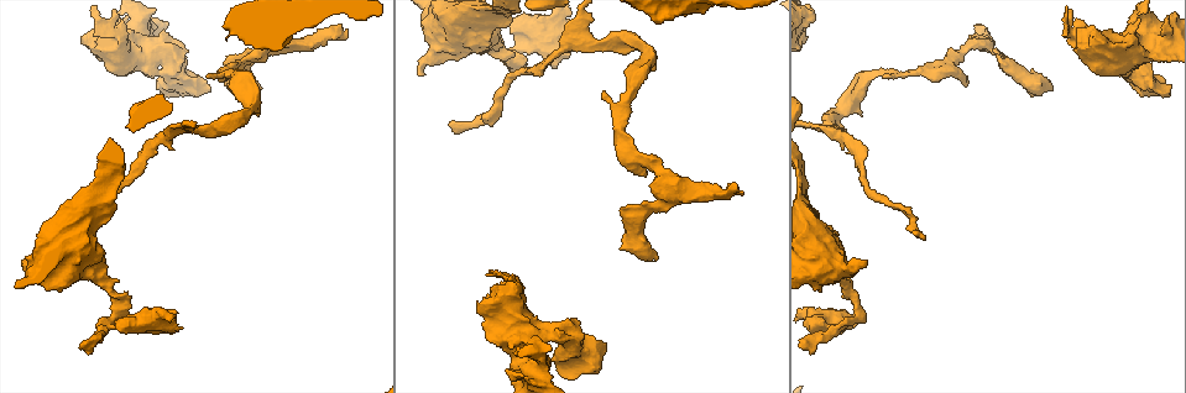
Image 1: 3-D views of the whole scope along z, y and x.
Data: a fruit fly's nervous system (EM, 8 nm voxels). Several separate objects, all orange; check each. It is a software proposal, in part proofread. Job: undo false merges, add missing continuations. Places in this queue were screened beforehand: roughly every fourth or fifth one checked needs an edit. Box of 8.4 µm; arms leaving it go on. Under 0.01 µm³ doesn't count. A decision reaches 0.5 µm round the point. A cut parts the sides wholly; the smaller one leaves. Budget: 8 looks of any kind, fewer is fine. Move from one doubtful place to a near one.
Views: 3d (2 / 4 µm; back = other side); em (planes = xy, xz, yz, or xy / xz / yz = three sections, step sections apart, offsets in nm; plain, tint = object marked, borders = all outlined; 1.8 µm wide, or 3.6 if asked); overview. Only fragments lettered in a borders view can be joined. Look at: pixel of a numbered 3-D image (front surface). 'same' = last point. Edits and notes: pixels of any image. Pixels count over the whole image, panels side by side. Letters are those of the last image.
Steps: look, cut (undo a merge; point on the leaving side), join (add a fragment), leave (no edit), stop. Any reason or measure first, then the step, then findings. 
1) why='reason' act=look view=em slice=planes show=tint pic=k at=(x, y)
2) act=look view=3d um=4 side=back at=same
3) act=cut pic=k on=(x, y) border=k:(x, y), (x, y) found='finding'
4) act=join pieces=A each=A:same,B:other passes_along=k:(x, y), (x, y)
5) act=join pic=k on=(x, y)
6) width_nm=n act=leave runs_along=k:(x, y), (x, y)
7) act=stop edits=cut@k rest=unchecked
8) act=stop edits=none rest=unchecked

why='thick turns thin' act=look view=3d um=4 pic=1 at=(845, 270)

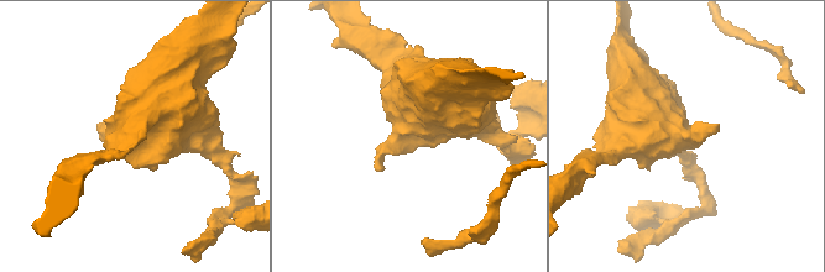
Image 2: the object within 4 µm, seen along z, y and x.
why='need the tissue' act=look view=em um=3.6 slice=planes show=borders pic=2 at=(393, 141)

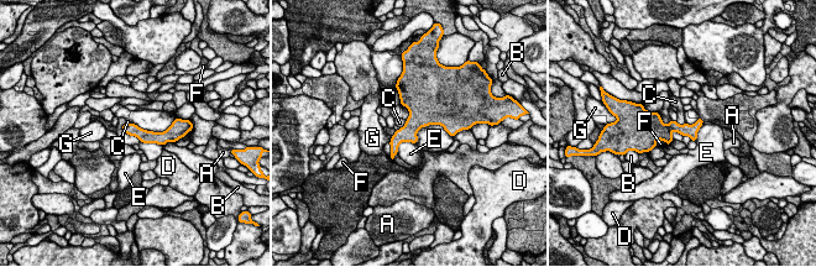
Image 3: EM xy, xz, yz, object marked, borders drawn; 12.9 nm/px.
act=leave each=A:other,B:other,C:other,D:other,E:other,F:other,G:other border=3:(676, 121), (685, 124) found='one neuron here'

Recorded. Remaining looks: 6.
why='three-way junction' act=look view=3d um=2 pic=1 at=(588, 41)

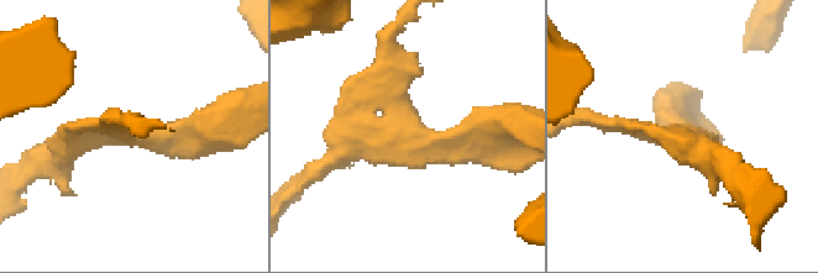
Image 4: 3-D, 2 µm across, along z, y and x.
arms=3 why='shape alone is not enough' act=look view=em slice=planes show=tint pic=4 at=(125, 132)

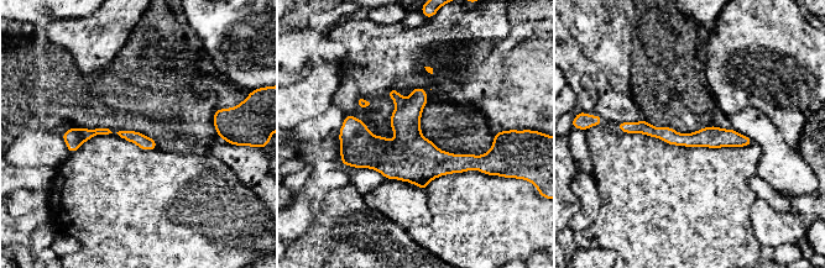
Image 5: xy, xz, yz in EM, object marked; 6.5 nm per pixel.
why='what lies round it' act=look view=em slice=planes show=borders at=same

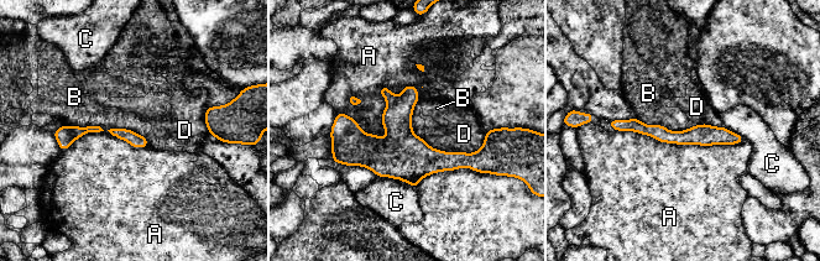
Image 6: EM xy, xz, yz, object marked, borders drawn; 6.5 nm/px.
act=leave each=A:other,B:other,C:other,D:other runs_along=6:(333, 135), (382, 156), (478, 155) found='one neuron here'

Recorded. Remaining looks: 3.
act=look view=em slice=yz step=16 show=borders pic=1 at=(655, 261)

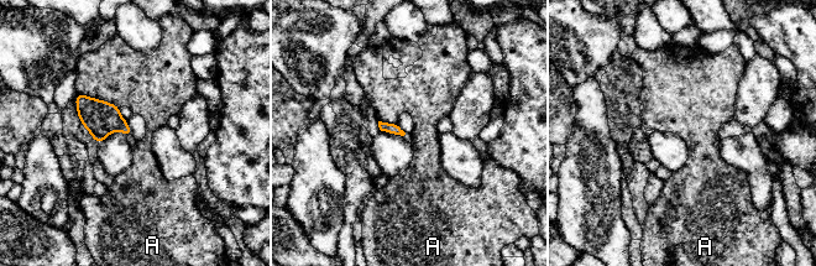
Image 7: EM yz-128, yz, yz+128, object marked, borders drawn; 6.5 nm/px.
longest_contact=A:280nm act=leave each=A:other border=7:(78, 93), (108, 100), (119, 108) found='none of them fits'

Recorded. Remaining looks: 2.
act=stop edits=none rest=unchecked

